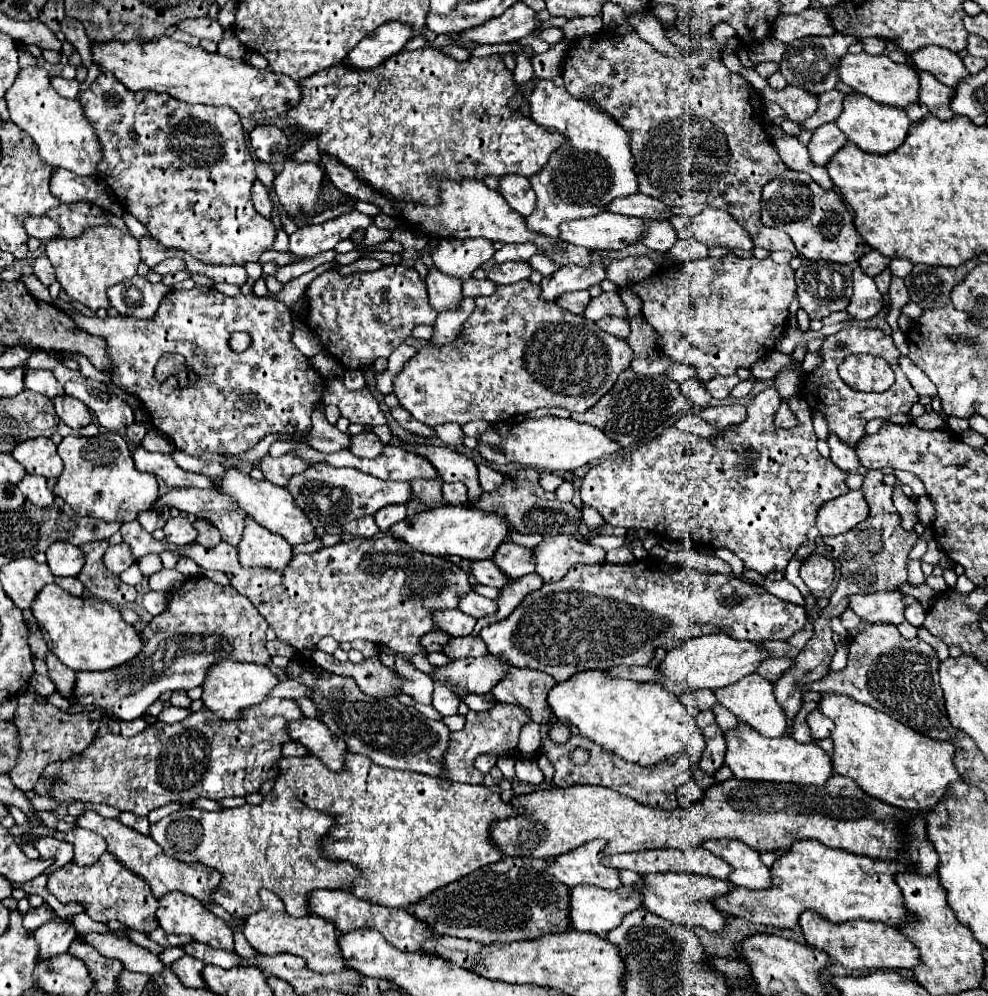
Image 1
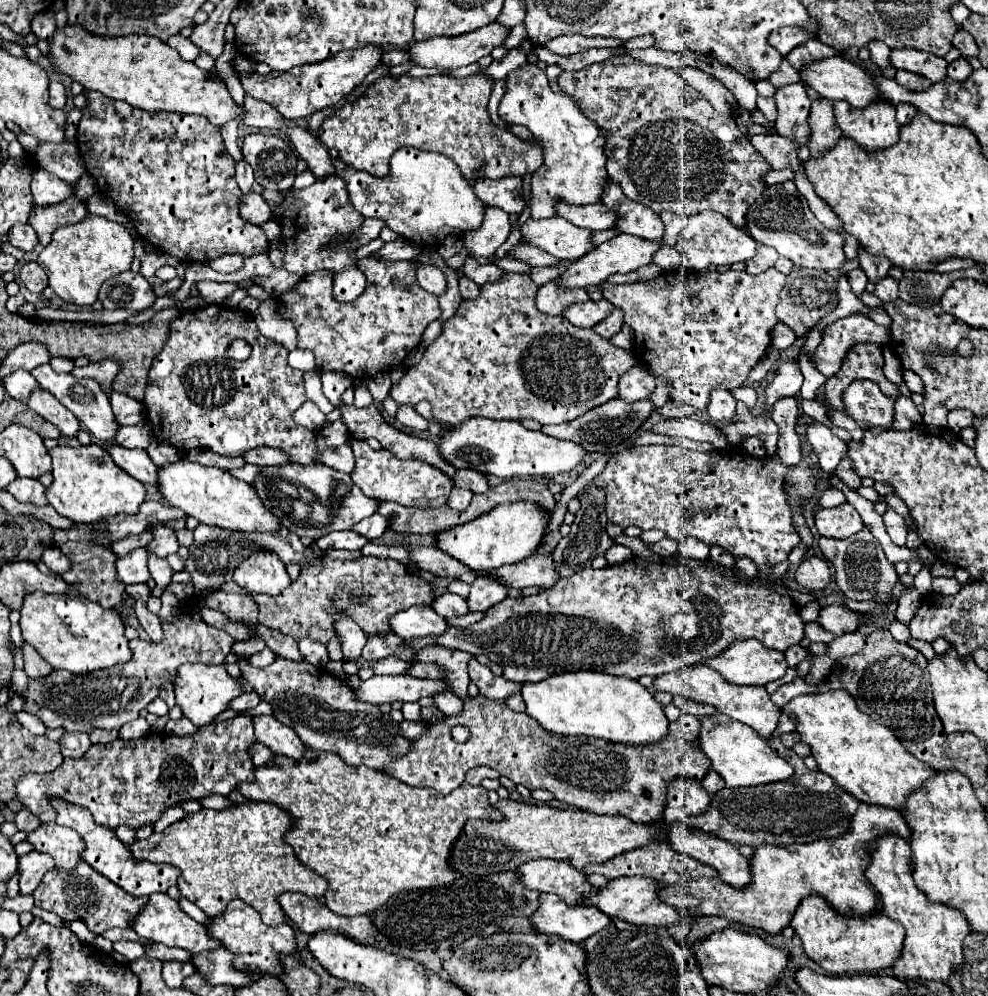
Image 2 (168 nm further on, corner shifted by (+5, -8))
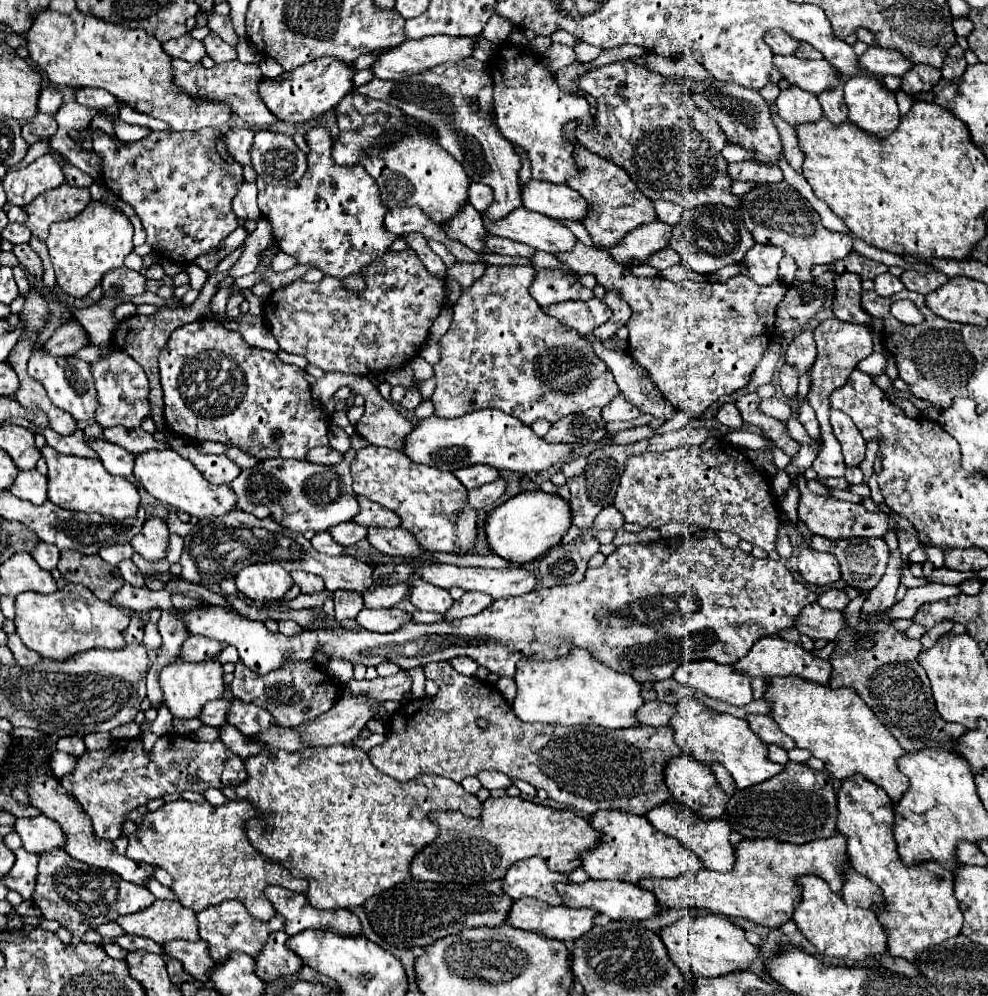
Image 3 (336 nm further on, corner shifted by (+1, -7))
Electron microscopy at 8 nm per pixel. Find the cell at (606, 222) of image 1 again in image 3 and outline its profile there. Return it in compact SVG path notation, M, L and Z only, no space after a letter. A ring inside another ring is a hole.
M524 206L512 210L508 216L496 222L486 220L484 230L488 234L510 238L514 242L522 242L550 254L570 250L576 244L576 236L564 224L546 218L544 214L526 210Z

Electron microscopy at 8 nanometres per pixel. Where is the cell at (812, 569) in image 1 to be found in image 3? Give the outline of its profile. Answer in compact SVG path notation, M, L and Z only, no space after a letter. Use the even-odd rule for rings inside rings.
M812 548L800 550L798 570L802 580L814 586L828 586L840 580L840 564L834 554L818 552Z

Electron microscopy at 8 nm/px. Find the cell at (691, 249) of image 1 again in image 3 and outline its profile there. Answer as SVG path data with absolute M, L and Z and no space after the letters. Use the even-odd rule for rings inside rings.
M662 248L662 250L654 252L654 254L646 260L646 264L648 264L648 266L654 266L656 270L670 268L670 266L674 266L674 264L678 264L678 262L680 262L678 254L674 254L674 250L670 250L670 248Z

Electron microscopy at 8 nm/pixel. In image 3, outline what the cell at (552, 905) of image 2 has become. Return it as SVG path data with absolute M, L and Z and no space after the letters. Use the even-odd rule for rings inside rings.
M522 898L518 902L514 902L514 906L508 912L506 922L514 928L526 930L526 932L540 932L546 938L556 938L562 942L570 942L580 938L582 934L586 934L592 928L592 920L594 920L594 910L590 908L568 908L568 906L546 906L546 902L538 902L538 898Z

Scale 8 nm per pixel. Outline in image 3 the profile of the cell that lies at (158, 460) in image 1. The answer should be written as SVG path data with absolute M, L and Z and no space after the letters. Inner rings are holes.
M96 438L88 444L102 460L104 468L114 474L114 476L124 476L124 478L132 478L132 468L134 468L134 456L126 450L122 450L122 446L114 446L102 438Z

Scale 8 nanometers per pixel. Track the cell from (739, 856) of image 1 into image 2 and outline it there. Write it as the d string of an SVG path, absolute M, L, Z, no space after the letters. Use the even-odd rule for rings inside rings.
M672 823L668 829L672 831L670 839L676 851L714 867L726 885L740 889L752 883L750 861L734 845L722 843L722 839L712 839L710 835L702 835L700 831L692 831L684 823Z

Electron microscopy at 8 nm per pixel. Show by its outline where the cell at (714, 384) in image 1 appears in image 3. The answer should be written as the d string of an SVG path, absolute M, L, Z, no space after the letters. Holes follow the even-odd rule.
M730 402L730 404L724 404L724 406L718 410L716 420L718 420L720 424L724 424L726 428L730 428L730 430L740 430L740 428L744 426L742 416L740 416L736 404L732 404L732 402Z

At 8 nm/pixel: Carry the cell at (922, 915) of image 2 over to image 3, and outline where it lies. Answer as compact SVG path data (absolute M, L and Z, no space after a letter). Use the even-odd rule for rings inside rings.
M852 774L836 788L836 800L838 834L846 838L850 864L882 890L884 904L874 906L872 910L888 934L888 952L892 956L914 960L930 944L958 936L964 918L954 898L954 874L940 862L920 862L916 866L906 866L898 858L892 834L894 804L888 794L862 774Z

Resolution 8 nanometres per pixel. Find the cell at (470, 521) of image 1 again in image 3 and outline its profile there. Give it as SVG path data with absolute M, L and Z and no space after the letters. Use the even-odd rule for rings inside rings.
M528 490L512 496L502 506L494 508L486 518L486 534L492 550L518 566L544 556L550 548L562 542L562 536L572 526L572 510L568 500L558 494L546 494L542 490Z

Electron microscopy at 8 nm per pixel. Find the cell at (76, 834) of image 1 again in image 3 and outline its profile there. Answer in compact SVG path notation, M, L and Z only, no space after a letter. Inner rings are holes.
M46 816L34 818L16 818L14 832L22 838L22 846L28 852L40 854L46 850L62 848L62 828L56 822L50 822Z

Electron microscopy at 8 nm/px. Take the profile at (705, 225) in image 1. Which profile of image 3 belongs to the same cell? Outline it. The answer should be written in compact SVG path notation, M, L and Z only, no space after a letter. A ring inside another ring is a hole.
M722 204L706 206L698 214L694 210L684 210L680 222L672 228L672 238L668 242L668 246L678 252L680 264L698 274L712 274L728 264L740 264L754 244L752 234L742 226L740 212Z

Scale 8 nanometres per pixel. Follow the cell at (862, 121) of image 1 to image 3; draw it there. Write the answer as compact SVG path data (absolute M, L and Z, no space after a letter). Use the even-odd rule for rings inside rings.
M852 76L852 78L848 78L846 86L844 86L844 100L846 100L846 106L850 110L848 118L858 128L862 128L874 136L886 136L900 122L900 112L898 112L894 92L886 90L884 84L874 76Z

